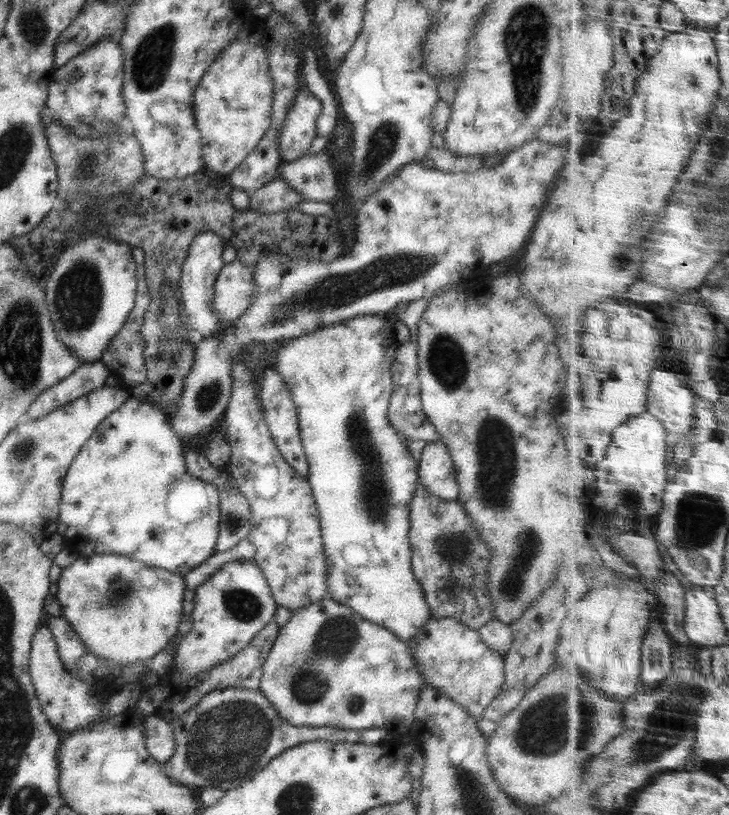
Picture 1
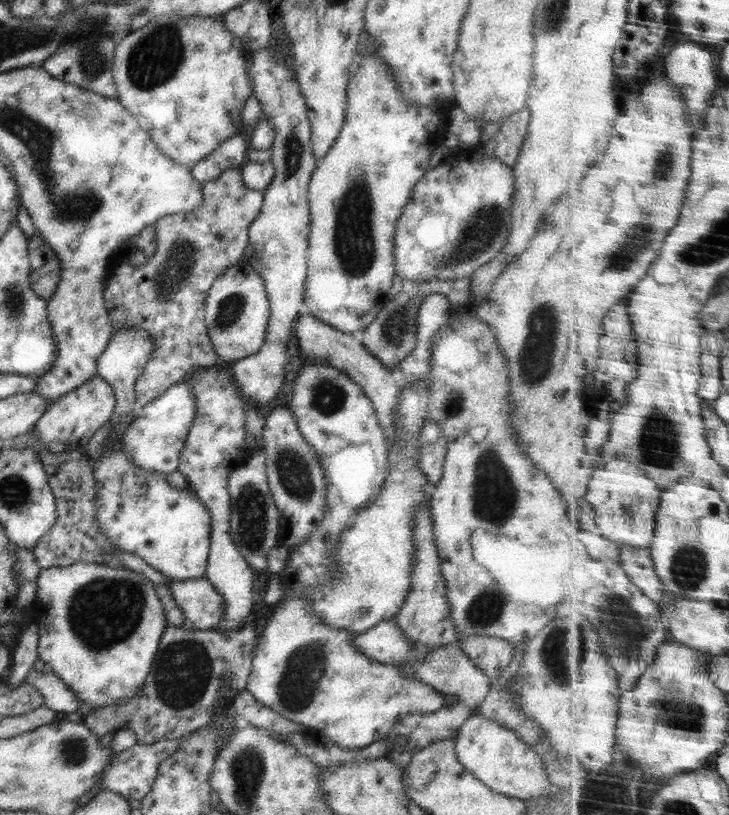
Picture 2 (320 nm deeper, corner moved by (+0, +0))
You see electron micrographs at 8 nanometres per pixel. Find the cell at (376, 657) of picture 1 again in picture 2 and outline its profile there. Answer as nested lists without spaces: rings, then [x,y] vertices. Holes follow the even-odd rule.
[[[286,597],[274,606],[274,614],[253,650],[252,668],[247,690],[264,706],[275,710],[287,720],[308,730],[322,731],[329,741],[348,749],[360,749],[382,741],[396,726],[398,718],[414,713],[426,715],[445,705],[444,696],[418,679],[406,678],[399,667],[380,664],[366,656],[355,645],[356,632],[330,628],[309,608],[309,600],[303,597]]]

